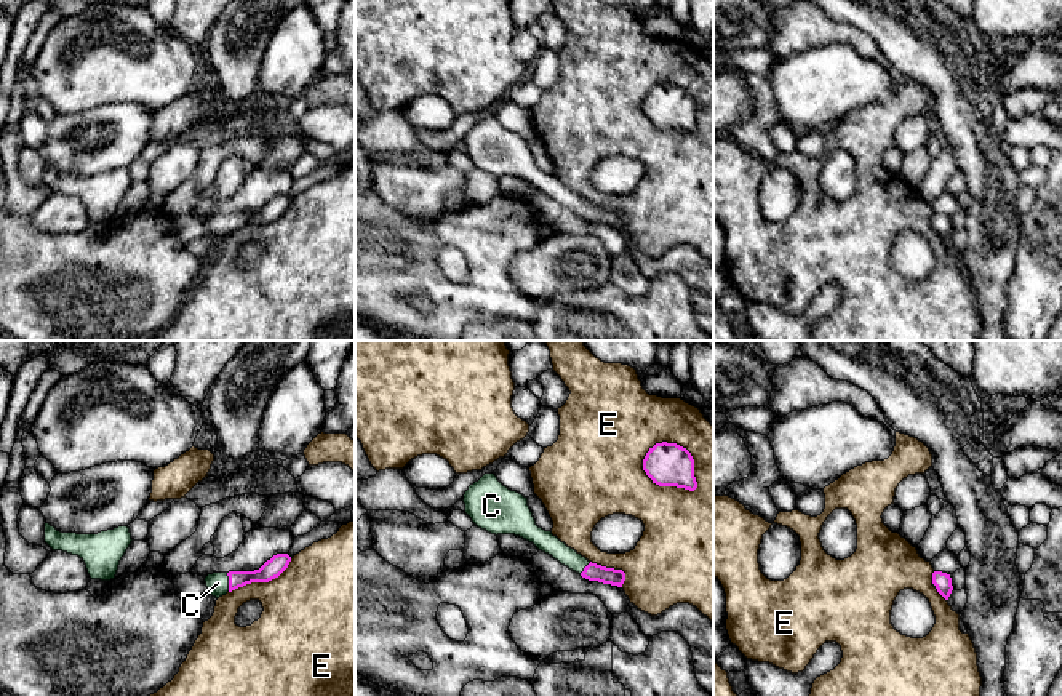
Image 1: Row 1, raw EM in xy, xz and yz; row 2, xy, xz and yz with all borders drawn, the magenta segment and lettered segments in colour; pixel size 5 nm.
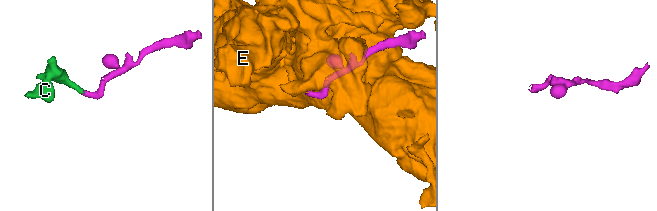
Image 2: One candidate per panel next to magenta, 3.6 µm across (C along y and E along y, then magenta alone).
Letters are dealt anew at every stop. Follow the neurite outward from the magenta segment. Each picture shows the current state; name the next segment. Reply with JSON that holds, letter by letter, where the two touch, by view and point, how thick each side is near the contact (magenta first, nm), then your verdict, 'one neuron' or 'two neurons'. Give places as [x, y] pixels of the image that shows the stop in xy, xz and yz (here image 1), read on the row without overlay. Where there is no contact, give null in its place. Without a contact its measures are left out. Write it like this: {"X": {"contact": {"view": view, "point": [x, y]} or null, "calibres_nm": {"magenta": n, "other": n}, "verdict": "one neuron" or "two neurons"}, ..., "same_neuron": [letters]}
{"C": {"contact": {"view": "xy", "point": [229, 224]}, "calibres_nm": {"magenta": 100, "other": 110}, "verdict": "one neuron"}, "E": {"contact": {"view": "xz", "point": [686, 92]}, "calibres_nm": {"magenta": 220, "other": 260}, "verdict": "two neurons"}, "same_neuron": ["C"]}

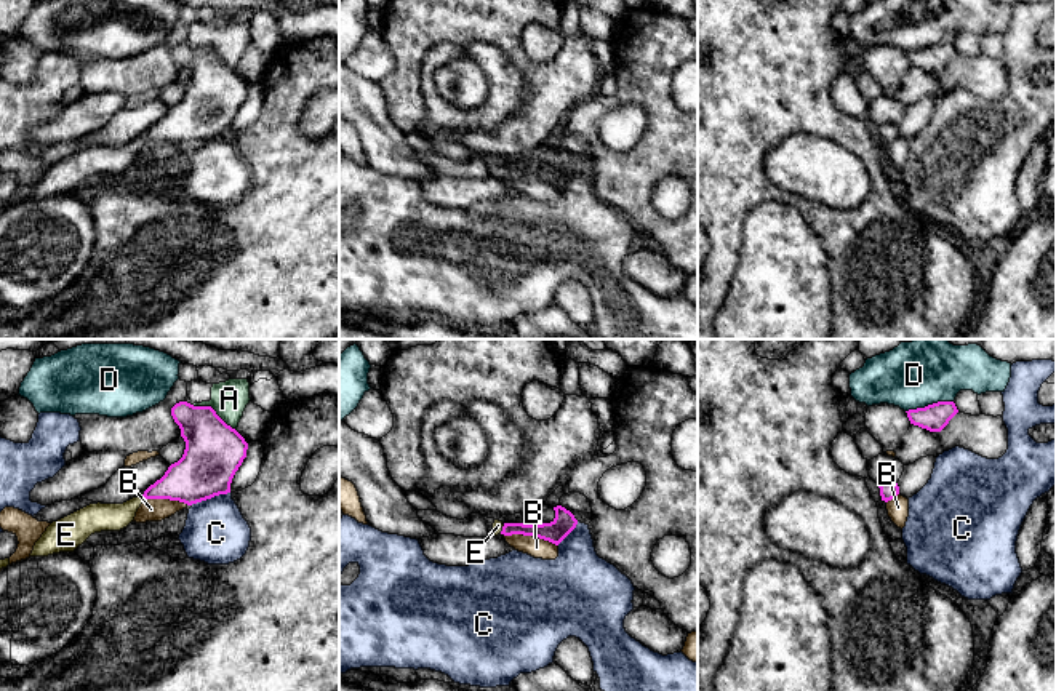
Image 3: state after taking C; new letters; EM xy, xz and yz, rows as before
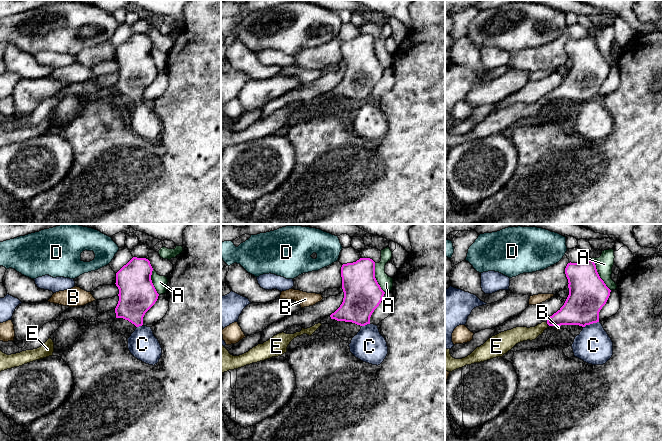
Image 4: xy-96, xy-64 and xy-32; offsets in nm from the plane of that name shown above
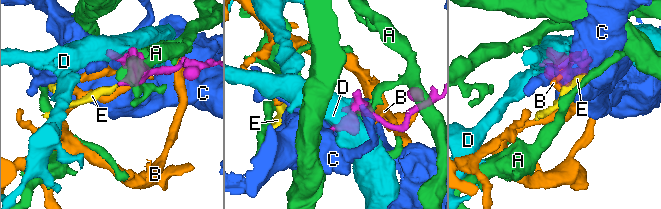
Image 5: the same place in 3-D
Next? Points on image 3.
{"A": {"contact": {"view": "xy", "point": [215, 53]}, "calibres_nm": {"magenta": 300, "other": 180}, "verdict": "two neurons"}, "B": {"contact": {"view": "xz", "point": [530, 176]}, "calibres_nm": {"magenta": 110, "other": 100}, "verdict": "two neurons"}, "C": {"contact": {"view": "xy", "point": [210, 139]}, "calibres_nm": {"magenta": 300, "other": 320}, "verdict": "two neurons"}, "D": {"contact": {"view": "yz", "point": [928, 47]}, "calibres_nm": {"magenta": 140, "other": 260}, "verdict": "two neurons"}, "E": {"contact": {"view": "xz", "point": [503, 171]}, "calibres_nm": {"magenta": 100, "other": 50}, "verdict": "one neuron"}, "same_neuron": ["E"]}

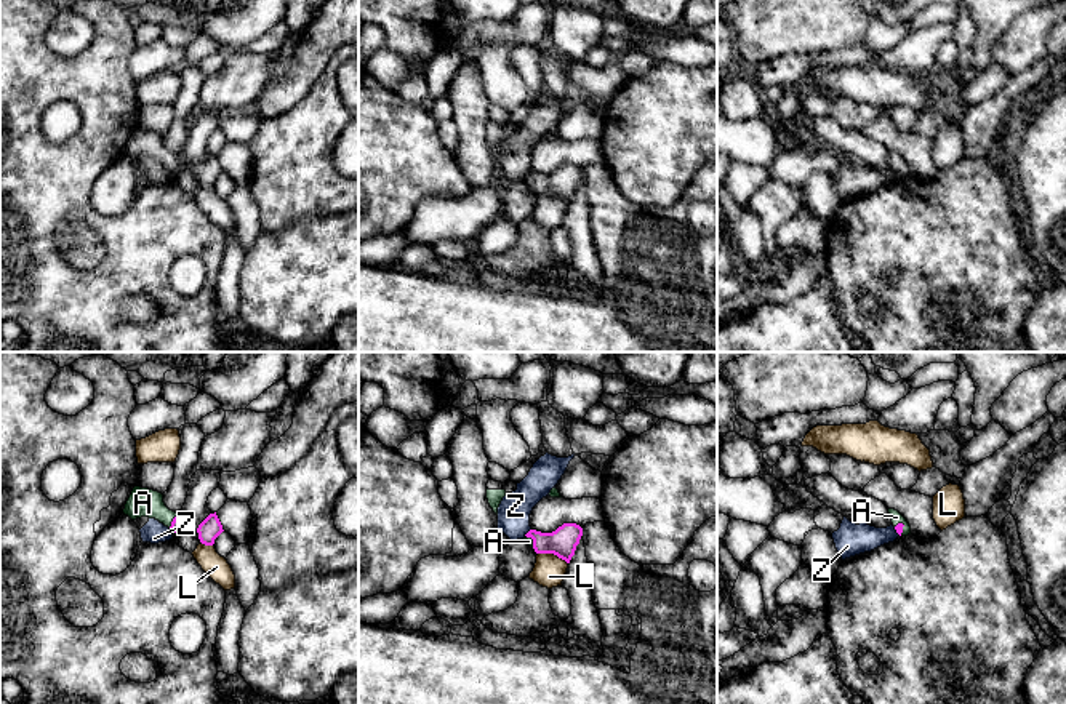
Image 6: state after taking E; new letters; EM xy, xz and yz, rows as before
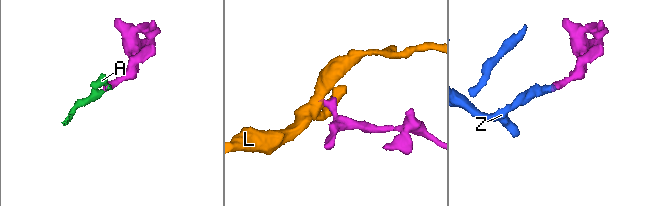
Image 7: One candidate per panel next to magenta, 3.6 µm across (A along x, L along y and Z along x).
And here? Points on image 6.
{"A": {"contact": {"view": "yz", "point": [901, 170]}, "calibres_nm": {"magenta": 40, "other": 60}, "verdict": "one neuron"}, "L": {"contact": {"view": "xz", "point": [553, 194]}, "calibres_nm": {"magenta": 140, "other": 160}, "verdict": "two neurons"}, "Z": {"contact": {"view": "xz", "point": [528, 173]}, "calibres_nm": {"magenta": 140, "other": 160}, "verdict": "two neurons"}, "same_neuron": ["A"]}

